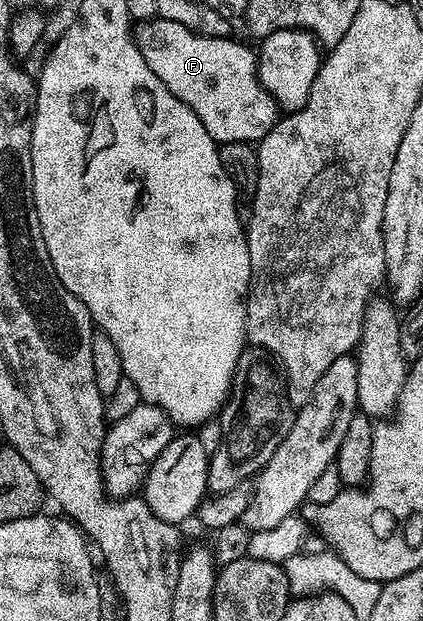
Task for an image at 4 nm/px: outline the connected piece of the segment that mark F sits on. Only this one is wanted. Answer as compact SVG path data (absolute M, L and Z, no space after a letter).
M141 19L135 24L134 38L136 47L146 57L146 65L206 125L206 133L222 143L252 143L264 138L264 135L278 121L278 108L272 99L272 94L260 84L260 78L256 72L257 52L252 51L244 43L239 43L236 37L214 37L213 35L199 35L186 25L178 25L178 21L169 19Z

